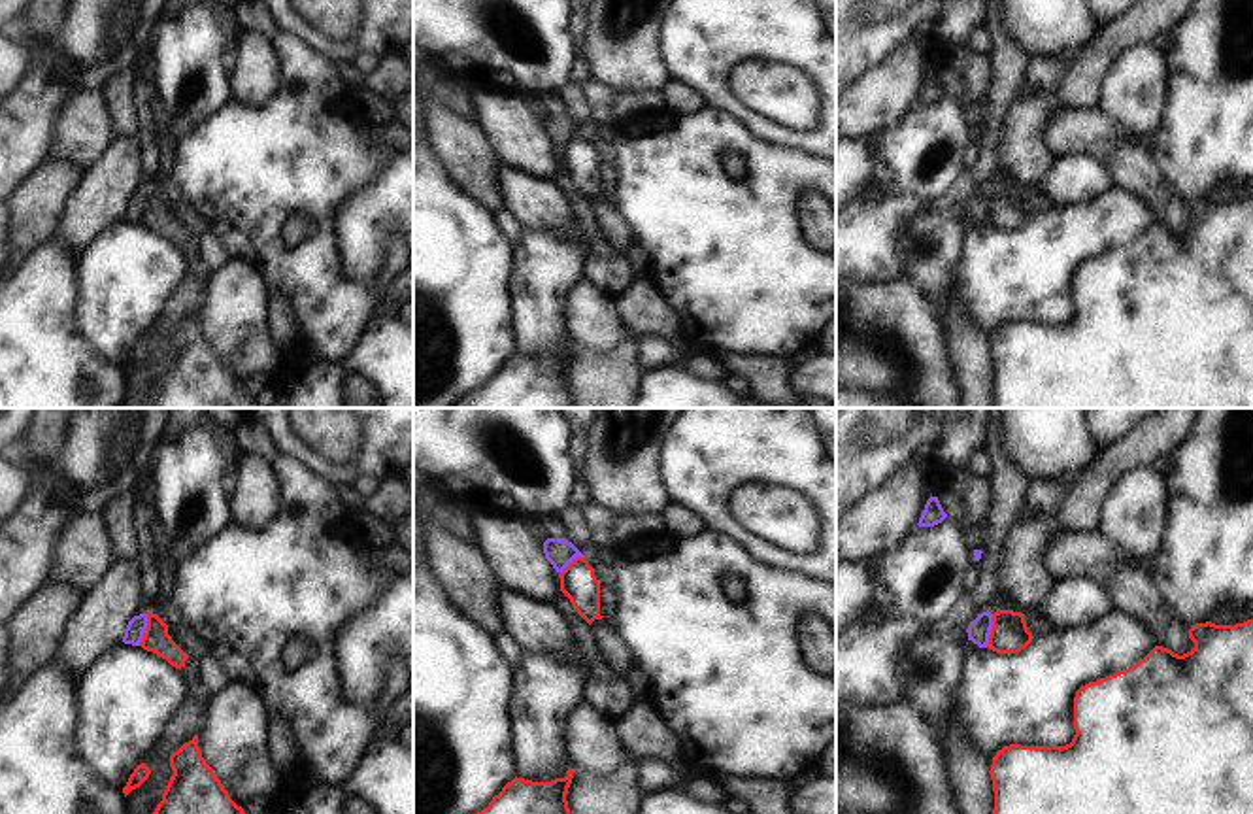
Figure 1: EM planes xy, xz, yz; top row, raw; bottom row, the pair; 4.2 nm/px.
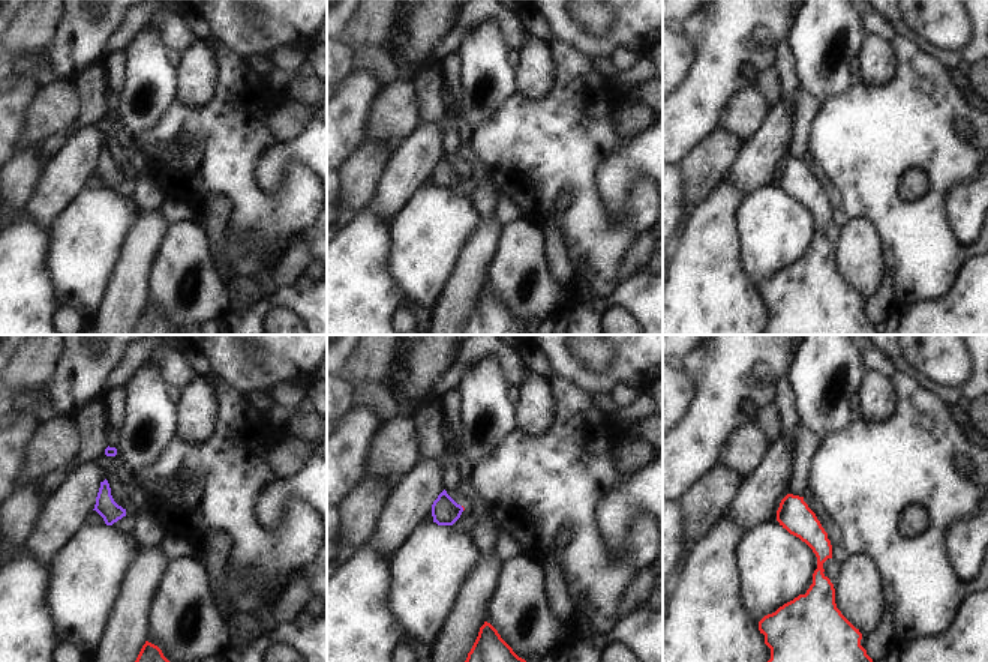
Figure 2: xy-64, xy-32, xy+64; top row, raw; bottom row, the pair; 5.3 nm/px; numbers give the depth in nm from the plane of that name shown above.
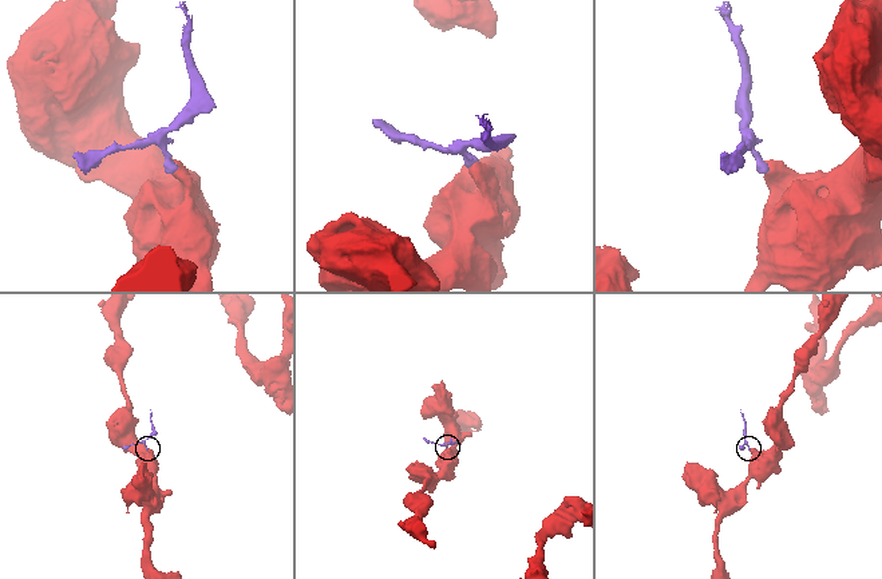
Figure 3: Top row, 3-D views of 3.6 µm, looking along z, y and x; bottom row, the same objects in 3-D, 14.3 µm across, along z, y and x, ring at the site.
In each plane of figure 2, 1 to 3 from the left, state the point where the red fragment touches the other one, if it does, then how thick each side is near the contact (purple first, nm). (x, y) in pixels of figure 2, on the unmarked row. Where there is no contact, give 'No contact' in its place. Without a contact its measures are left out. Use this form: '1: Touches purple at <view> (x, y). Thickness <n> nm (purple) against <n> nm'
1: No contact
2: Touches purple at xy-32 (462, 171). Thickness 150 nm (purple) against 20 nm
3: No contact.

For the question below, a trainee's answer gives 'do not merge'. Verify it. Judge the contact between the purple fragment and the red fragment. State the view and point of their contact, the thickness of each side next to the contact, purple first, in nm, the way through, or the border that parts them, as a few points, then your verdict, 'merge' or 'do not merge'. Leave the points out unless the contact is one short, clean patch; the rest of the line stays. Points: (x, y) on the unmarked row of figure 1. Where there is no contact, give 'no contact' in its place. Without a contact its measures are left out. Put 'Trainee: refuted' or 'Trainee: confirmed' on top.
Trainee: confirmed
meets purple in yz at (989, 208); 100 nm thick on the purple side, 160 nm on the other; border along yz (993, 191), (985, 223); do not merge

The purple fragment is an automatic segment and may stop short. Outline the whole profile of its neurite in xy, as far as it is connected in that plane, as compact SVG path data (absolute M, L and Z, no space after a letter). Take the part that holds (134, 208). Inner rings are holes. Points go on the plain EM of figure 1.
M147 191L134 193L125 206L123 219L140 223L145 206L147 206Z

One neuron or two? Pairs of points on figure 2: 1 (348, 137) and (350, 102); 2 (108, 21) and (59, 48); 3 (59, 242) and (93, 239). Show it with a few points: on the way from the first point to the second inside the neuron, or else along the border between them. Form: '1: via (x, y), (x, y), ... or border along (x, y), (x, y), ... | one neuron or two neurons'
1: via (348, 128), (348, 111) | one neuron
2: via (96, 30), (71, 48) | one neuron
3: via (68, 242), (84, 240) | one neuron

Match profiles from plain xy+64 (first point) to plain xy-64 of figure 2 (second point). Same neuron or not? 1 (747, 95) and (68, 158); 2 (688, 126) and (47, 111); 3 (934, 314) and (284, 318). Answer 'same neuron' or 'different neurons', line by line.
1: different neurons
2: different neurons
3: different neurons

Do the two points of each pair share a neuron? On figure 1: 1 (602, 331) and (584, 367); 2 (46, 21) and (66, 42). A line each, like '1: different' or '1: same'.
1: different
2: different

